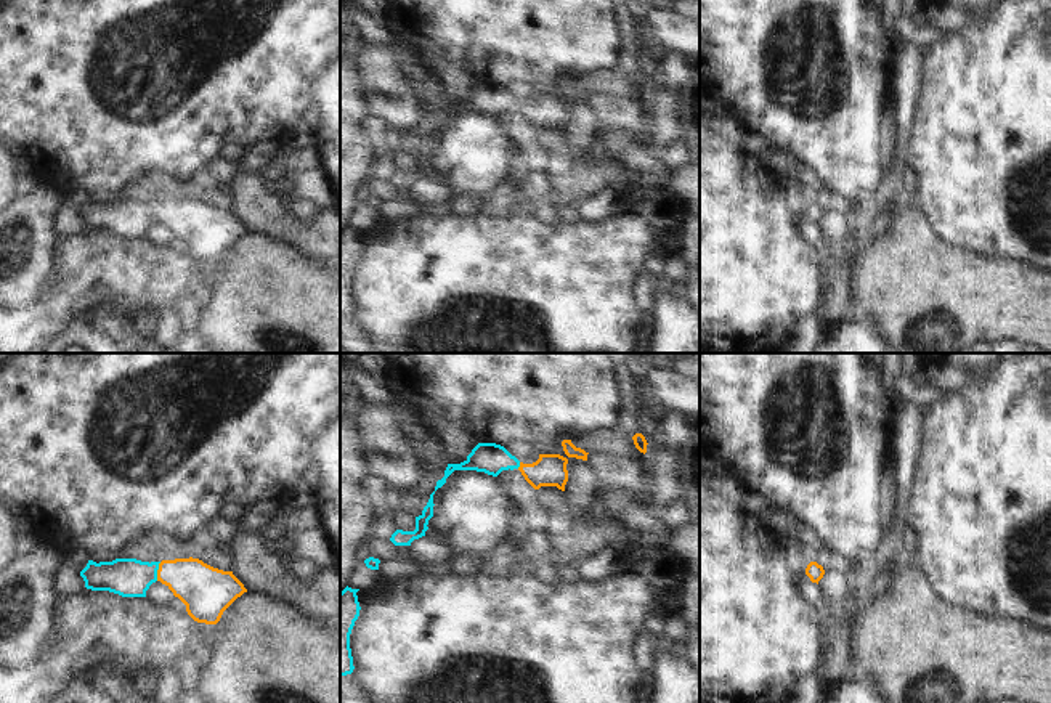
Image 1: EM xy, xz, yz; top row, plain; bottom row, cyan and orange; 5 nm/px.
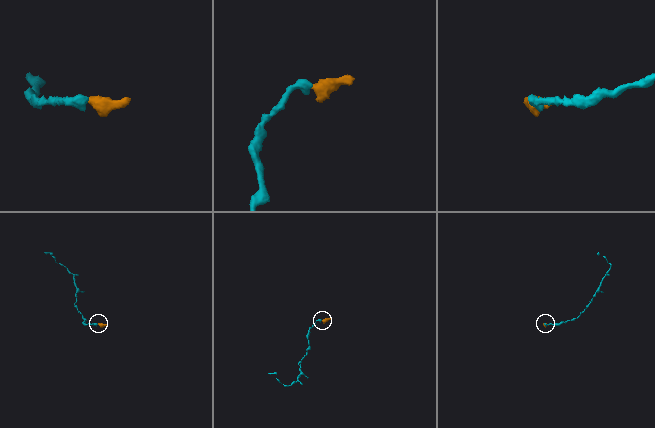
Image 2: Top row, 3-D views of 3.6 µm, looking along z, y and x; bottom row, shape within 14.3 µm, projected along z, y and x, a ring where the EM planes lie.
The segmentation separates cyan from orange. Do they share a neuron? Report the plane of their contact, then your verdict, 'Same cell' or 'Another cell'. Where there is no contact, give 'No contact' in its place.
Touches cyan in xy. Same cell

